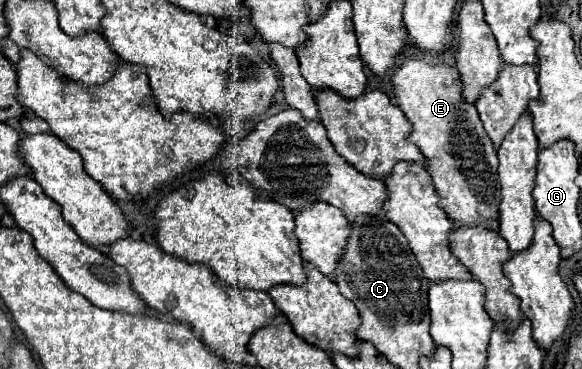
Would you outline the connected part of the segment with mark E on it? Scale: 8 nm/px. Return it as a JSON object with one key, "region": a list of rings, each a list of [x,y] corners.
{"region":[[[404,56],[402,66],[392,72],[392,86],[396,94],[396,102],[402,108],[408,122],[414,126],[414,132],[408,136],[420,148],[420,152],[428,158],[428,172],[432,182],[440,194],[440,206],[454,222],[462,226],[478,226],[482,220],[498,220],[498,206],[500,206],[500,184],[498,184],[498,156],[480,124],[478,112],[474,104],[466,104],[462,98],[462,84],[456,68],[446,66],[444,62],[424,62],[416,56]]]}

